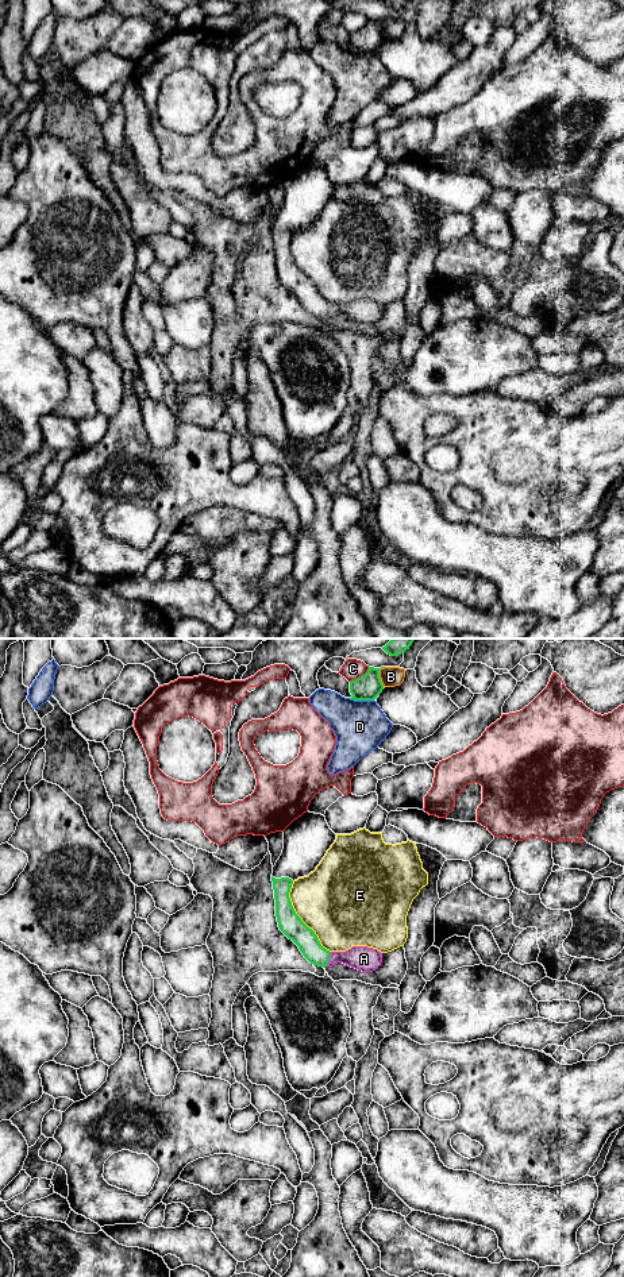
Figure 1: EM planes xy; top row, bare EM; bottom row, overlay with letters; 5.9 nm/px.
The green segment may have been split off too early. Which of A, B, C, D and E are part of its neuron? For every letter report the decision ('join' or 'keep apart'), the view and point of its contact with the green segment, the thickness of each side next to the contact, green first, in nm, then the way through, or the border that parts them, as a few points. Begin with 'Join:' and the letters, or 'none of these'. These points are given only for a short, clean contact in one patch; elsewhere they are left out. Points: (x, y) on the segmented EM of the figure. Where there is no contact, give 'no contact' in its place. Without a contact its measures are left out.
Join: A
A: join; contact xy (330, 957); calibres 130 and 150 nm; way xy (304, 937), (330, 957), (364, 959)
B: keep apart; contact xy (378, 676); calibres 160 and 120 nm; border xy (381, 667), (380, 676), (384, 686)
C: keep apart; contact xy (361, 676); calibres 160 and 120 nm
D: keep apart; contact xy (361, 699); calibres 160 and 300 nm
E: keep apart; contact xy (300, 918); calibres 140 and 460 nm

